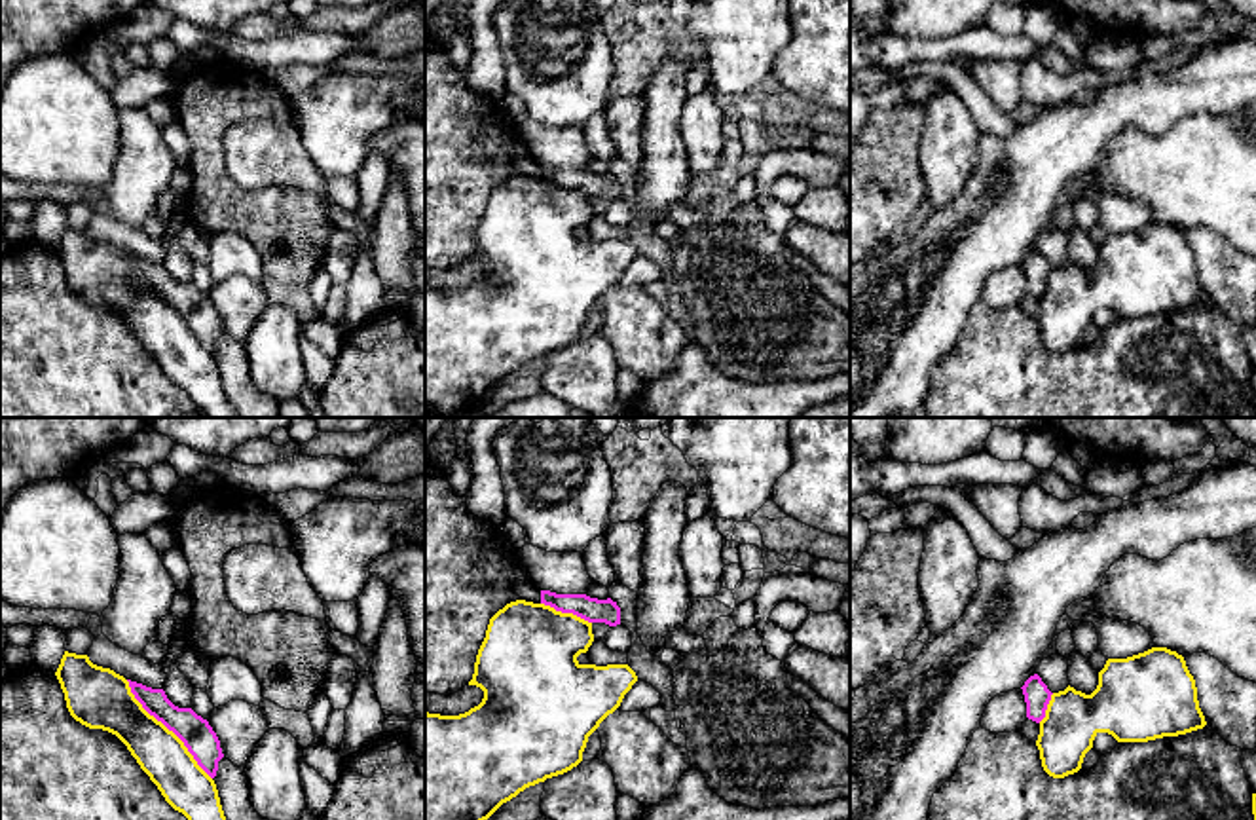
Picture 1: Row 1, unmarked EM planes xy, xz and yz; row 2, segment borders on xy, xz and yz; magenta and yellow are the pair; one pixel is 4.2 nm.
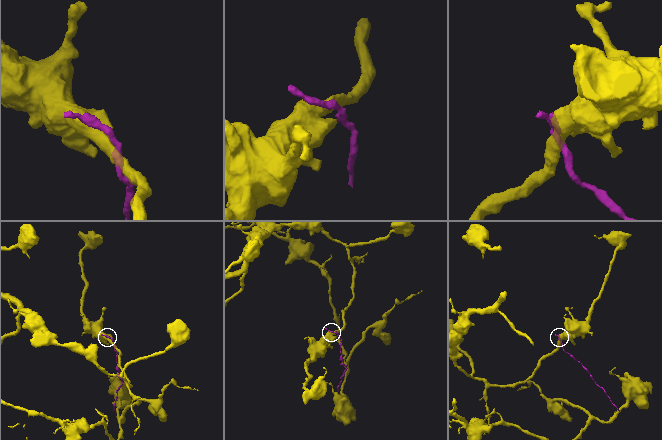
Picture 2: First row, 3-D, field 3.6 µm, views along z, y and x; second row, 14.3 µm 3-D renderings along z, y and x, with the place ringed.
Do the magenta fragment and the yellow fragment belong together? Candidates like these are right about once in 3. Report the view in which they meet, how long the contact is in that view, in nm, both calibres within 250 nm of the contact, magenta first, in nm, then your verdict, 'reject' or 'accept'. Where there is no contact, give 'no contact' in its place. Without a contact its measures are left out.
meets magenta in xy; contact 550 nm long; 140 nm thick on the magenta side, 200 nm on the other; reject

